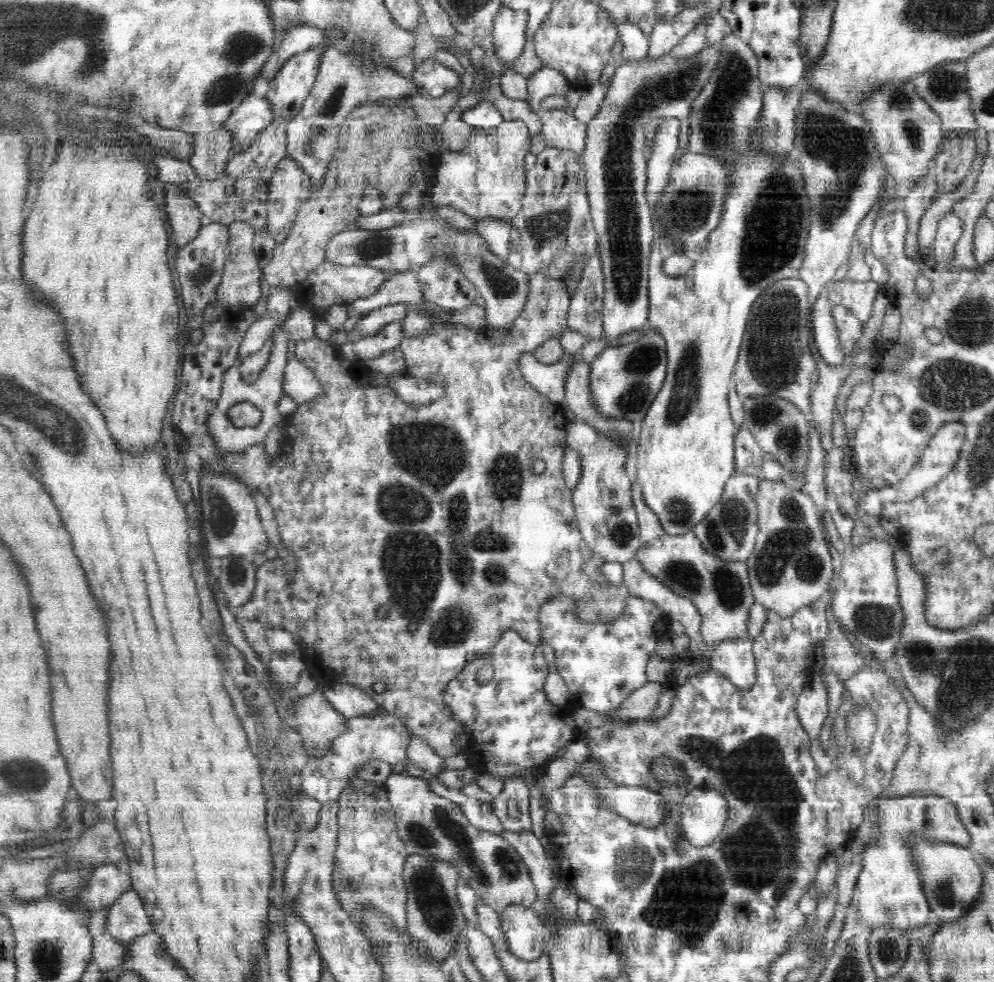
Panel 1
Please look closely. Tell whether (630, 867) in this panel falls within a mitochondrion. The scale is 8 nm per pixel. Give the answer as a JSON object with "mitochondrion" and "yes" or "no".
{"mitochondrion":"yes"}

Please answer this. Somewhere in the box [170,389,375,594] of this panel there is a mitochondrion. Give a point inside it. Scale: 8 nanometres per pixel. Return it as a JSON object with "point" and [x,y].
{"point":[222,522]}

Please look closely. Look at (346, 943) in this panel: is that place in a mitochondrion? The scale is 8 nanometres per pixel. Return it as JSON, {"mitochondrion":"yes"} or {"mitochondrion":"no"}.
{"mitochondrion":"no"}

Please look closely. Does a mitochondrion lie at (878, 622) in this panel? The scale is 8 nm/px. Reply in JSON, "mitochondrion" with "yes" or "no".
{"mitochondrion":"yes"}

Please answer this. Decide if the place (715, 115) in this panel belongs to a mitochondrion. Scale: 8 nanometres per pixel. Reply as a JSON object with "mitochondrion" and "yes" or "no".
{"mitochondrion":"yes"}

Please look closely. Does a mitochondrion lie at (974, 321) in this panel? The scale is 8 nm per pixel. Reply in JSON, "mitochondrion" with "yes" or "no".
{"mitochondrion":"yes"}

